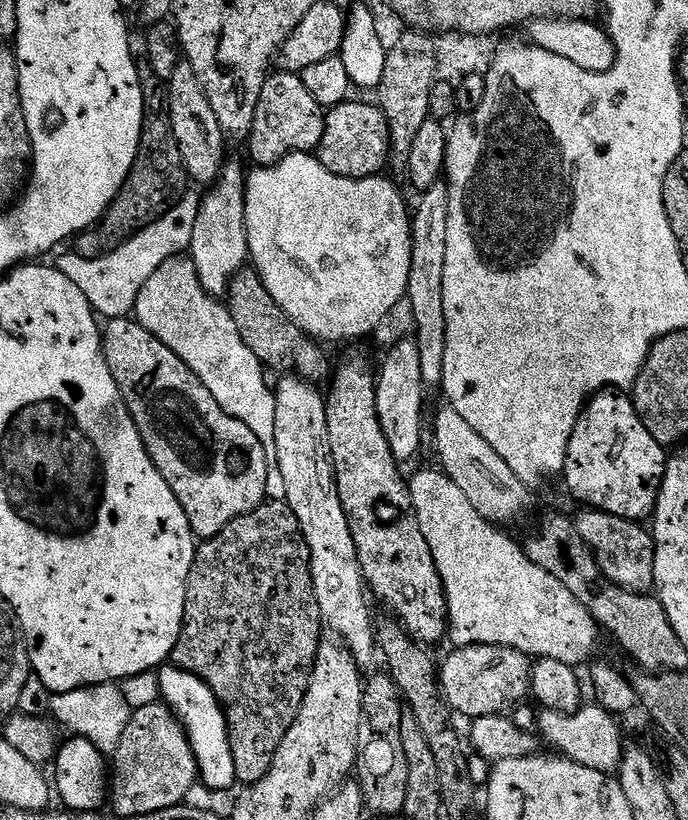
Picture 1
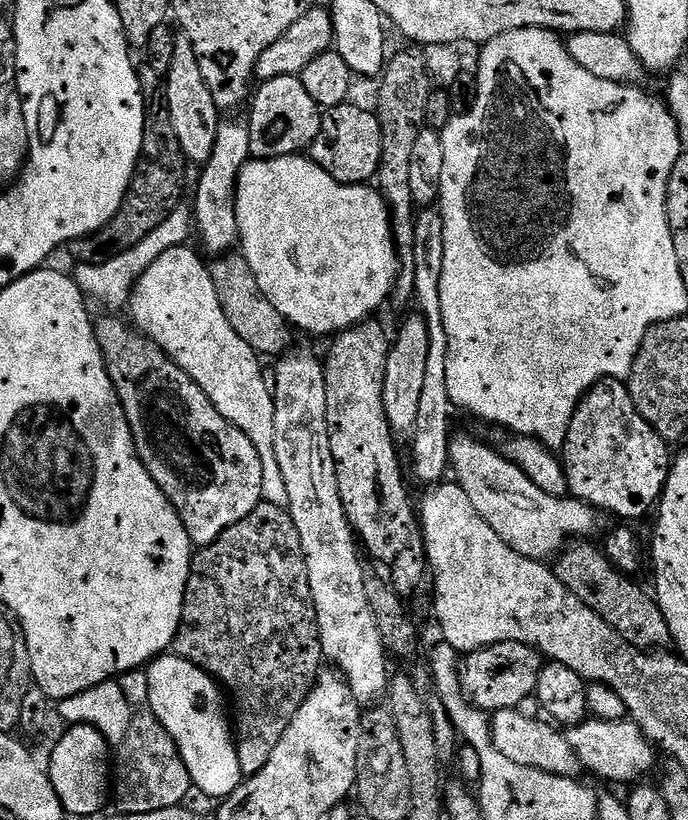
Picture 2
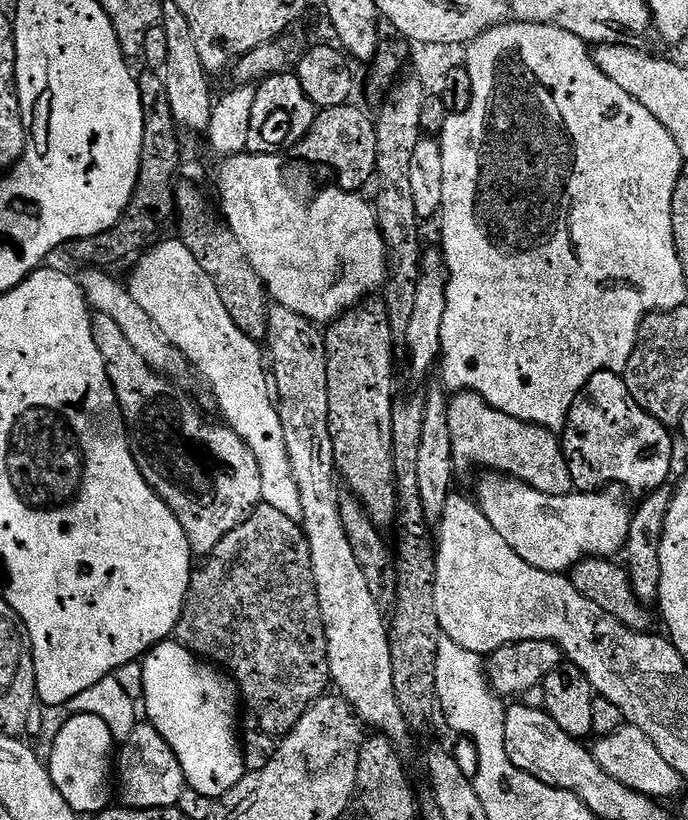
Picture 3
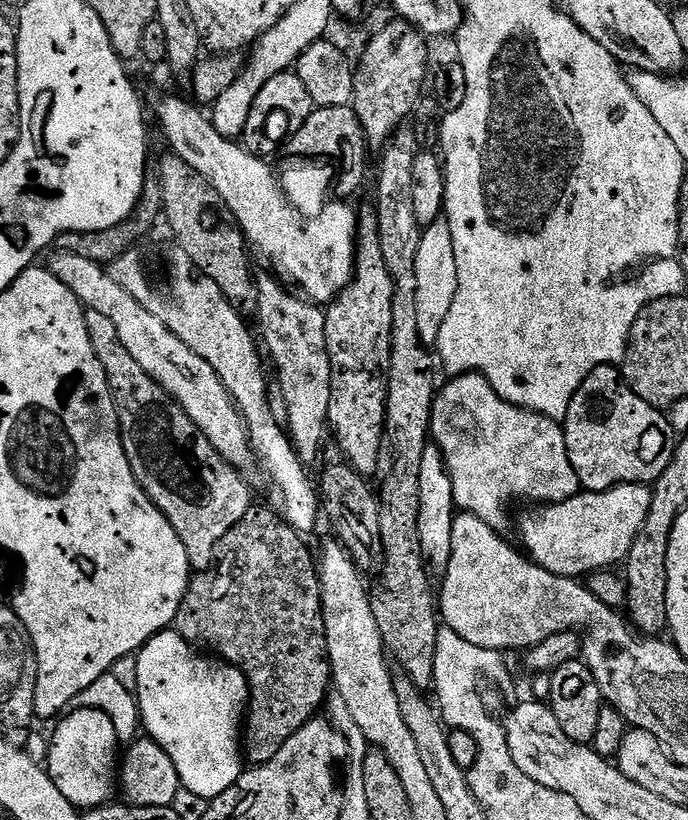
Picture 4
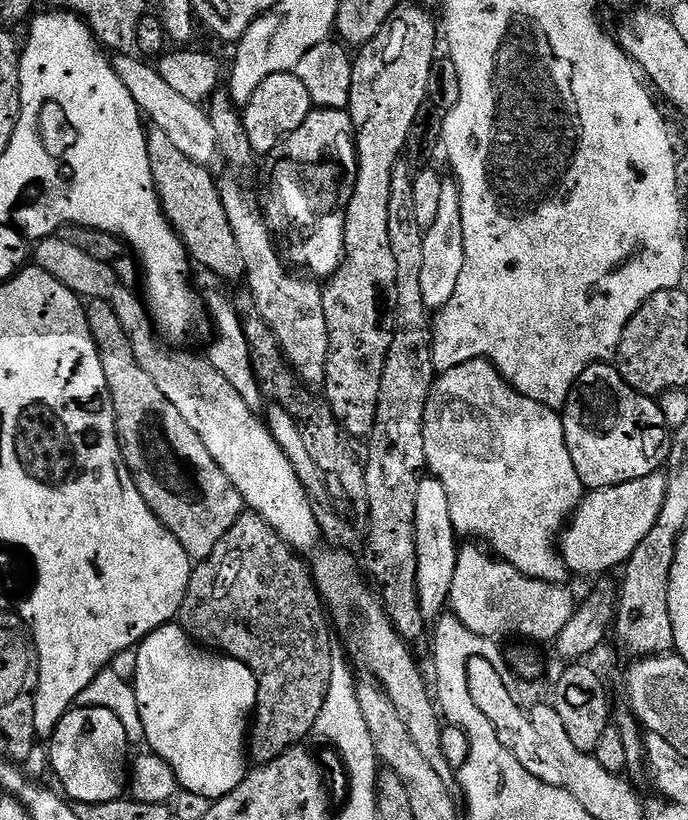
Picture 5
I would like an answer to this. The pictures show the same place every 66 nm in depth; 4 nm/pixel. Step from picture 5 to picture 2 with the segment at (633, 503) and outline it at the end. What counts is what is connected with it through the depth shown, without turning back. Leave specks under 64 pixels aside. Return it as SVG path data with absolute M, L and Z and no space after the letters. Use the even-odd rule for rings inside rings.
M456 434L448 447L448 459L455 483L466 490L466 498L470 498L482 522L486 522L510 550L544 562L555 557L569 538L591 537L588 535L596 528L597 509L575 498L546 494L517 464L496 452L472 436Z

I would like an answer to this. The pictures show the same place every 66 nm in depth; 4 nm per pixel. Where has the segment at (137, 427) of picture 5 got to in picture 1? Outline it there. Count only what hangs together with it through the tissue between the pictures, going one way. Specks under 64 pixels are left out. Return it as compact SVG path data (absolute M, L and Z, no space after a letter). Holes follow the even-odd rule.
M119 316L113 320L108 320L102 328L102 339L106 366L110 366L110 374L114 374L114 382L118 382L118 390L126 402L126 410L130 410L130 418L134 418L134 426L138 426L138 434L142 438L146 454L150 454L150 462L154 462L154 466L158 466L158 474L162 474L162 478L166 478L166 486L170 486L170 490L174 490L174 498L178 498L182 510L186 510L186 518L192 527L192 535L201 541L212 540L215 536L219 536L220 531L227 524L234 522L234 518L238 518L242 514L250 514L250 510L263 504L267 497L267 456L257 435L250 430L250 427L222 410L217 399L202 384L202 379L190 370L190 366L178 354L174 354L174 350L170 350L169 346L164 345L158 337L155 337L150 330L144 329L137 319Z

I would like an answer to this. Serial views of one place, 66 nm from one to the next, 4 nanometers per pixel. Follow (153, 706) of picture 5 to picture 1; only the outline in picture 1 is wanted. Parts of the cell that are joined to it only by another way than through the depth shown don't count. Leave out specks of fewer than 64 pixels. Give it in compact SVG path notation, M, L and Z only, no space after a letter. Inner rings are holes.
M164 666L159 669L160 695L163 703L171 708L176 719L184 726L188 733L188 741L194 750L194 758L202 784L214 791L220 792L223 788L237 787L238 781L234 770L234 754L230 750L228 737L228 723L224 717L218 698L194 674L182 671L175 666Z

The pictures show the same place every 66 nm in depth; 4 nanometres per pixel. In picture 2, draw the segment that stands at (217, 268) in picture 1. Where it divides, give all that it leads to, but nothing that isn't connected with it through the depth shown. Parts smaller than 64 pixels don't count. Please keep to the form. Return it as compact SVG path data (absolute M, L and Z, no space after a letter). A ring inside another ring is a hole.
M225 119L214 142L214 154L202 166L204 172L196 184L196 201L190 207L194 213L194 228L200 232L204 248L212 254L228 254L239 245L238 210L236 209L236 183L238 174L250 159L250 130L243 119Z

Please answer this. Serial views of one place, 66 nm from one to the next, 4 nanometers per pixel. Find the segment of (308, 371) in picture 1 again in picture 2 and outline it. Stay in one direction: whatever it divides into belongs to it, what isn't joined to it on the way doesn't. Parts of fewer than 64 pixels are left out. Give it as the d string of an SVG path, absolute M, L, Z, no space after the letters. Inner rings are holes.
M224 254L213 260L216 261L211 261L210 269L214 288L218 292L222 311L235 333L261 357L279 358L285 355L289 351L288 343L291 342L293 333L286 327L286 321L278 314L278 310L274 310L270 302L266 302L266 294L258 290L258 278L254 278L254 270L250 270L243 255Z

